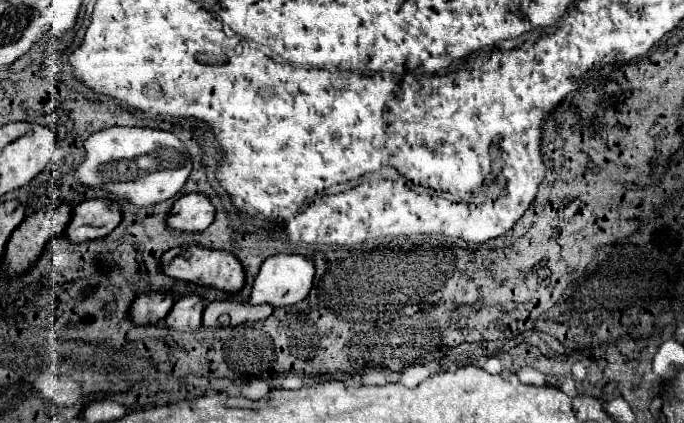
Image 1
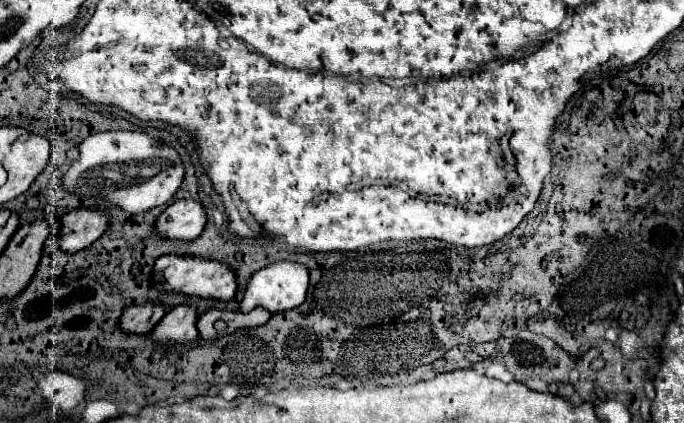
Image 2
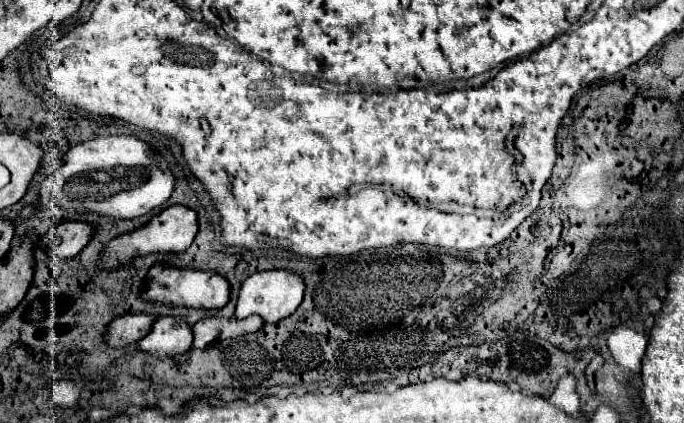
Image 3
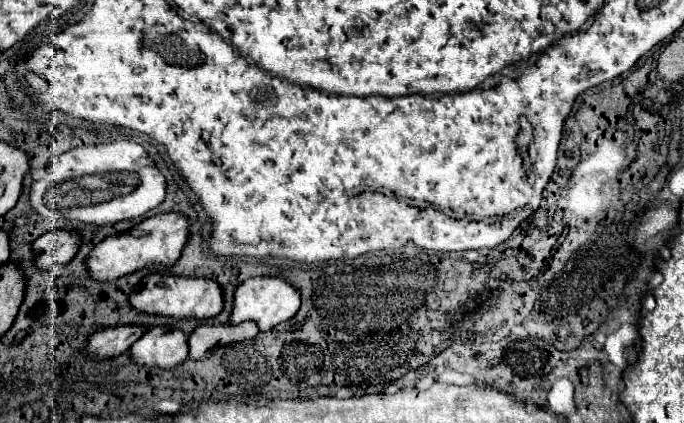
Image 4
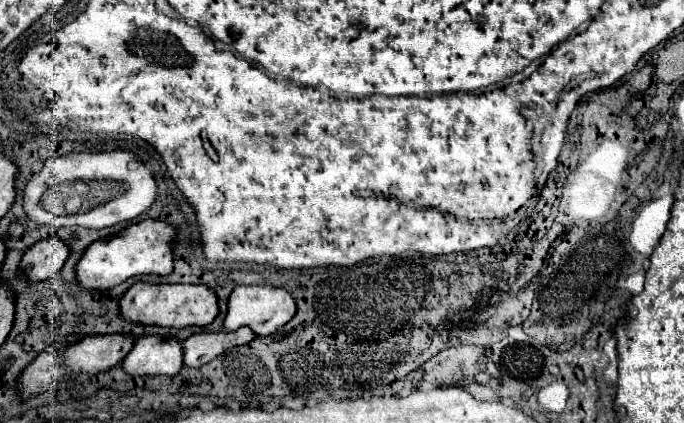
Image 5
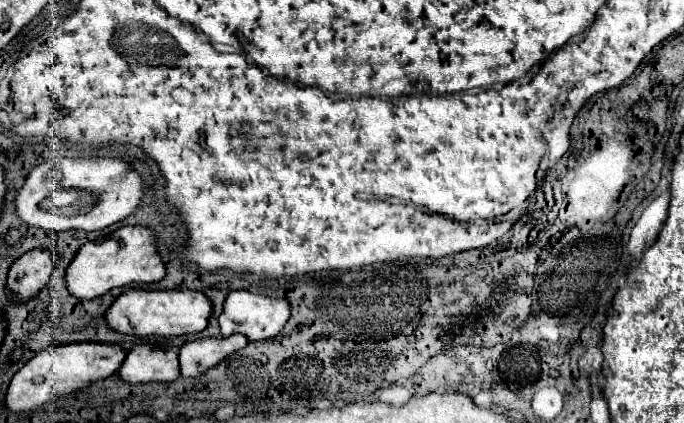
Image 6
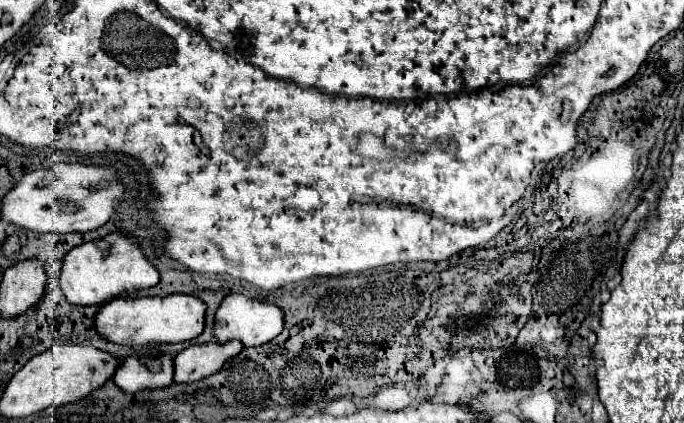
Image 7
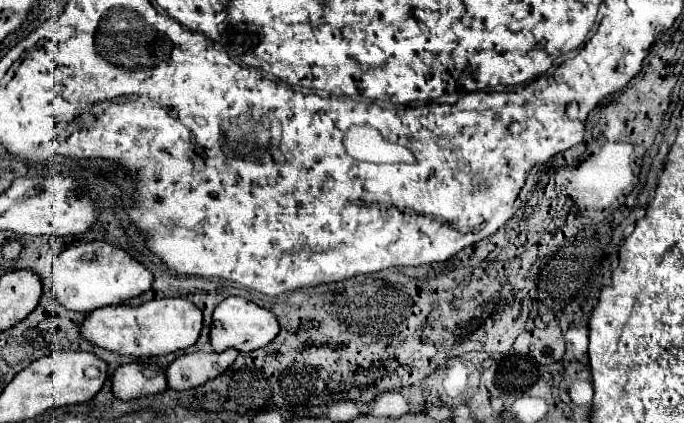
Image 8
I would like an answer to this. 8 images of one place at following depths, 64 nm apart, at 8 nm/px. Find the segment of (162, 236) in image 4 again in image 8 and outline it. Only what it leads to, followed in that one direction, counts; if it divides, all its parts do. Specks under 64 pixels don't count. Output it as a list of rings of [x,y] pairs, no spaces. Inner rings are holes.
[[[106,242],[68,246],[56,260],[52,272],[52,292],[58,304],[74,312],[92,312],[104,306],[118,306],[140,296],[152,286],[152,274],[124,250]]]

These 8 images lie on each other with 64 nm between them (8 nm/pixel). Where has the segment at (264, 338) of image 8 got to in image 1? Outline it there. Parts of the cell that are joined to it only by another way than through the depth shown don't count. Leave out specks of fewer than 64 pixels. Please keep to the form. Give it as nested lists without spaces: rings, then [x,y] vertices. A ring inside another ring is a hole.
[[[278,254],[268,258],[258,276],[254,278],[252,292],[248,304],[270,304],[272,308],[282,308],[282,306],[292,306],[304,300],[312,288],[312,276],[314,276],[314,264],[312,260],[300,256],[300,254]]]

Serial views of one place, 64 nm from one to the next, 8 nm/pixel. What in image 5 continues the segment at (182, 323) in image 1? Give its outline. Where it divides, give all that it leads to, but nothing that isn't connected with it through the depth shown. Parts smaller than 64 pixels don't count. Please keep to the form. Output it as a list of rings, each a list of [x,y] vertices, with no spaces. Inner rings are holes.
[[[144,336],[124,358],[122,368],[130,376],[176,376],[182,368],[182,346],[176,340]]]

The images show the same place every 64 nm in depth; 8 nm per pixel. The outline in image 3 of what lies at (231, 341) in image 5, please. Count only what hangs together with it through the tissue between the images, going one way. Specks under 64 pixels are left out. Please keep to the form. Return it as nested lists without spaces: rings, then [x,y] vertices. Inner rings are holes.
[[[250,316],[244,320],[236,320],[236,318],[206,318],[194,324],[192,334],[194,334],[194,342],[192,348],[208,348],[210,344],[214,344],[216,340],[226,340],[226,338],[236,338],[236,336],[244,336],[244,334],[252,334],[258,332],[262,328],[262,320],[258,316]]]

